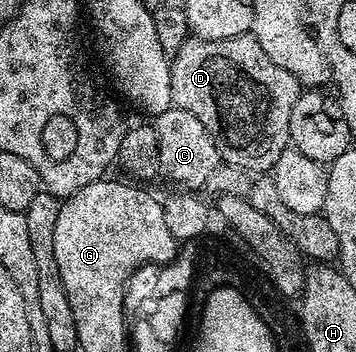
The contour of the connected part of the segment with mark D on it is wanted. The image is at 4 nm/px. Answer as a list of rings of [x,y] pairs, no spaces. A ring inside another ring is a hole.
[[[250,33],[229,37],[219,41],[188,39],[180,51],[173,54],[171,69],[171,99],[179,109],[196,115],[208,135],[215,141],[221,160],[227,165],[235,165],[247,171],[254,169],[273,170],[276,159],[290,145],[290,120],[292,106],[300,92],[300,82],[284,67],[272,63],[260,47],[260,43]]]

